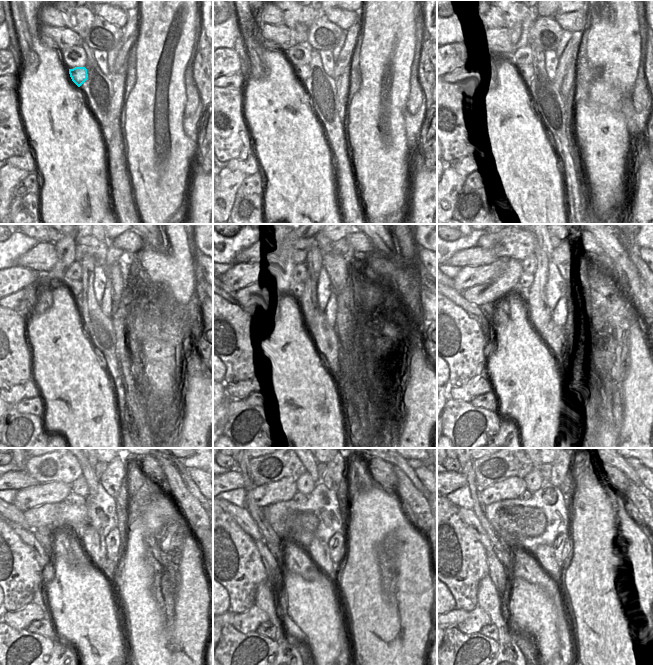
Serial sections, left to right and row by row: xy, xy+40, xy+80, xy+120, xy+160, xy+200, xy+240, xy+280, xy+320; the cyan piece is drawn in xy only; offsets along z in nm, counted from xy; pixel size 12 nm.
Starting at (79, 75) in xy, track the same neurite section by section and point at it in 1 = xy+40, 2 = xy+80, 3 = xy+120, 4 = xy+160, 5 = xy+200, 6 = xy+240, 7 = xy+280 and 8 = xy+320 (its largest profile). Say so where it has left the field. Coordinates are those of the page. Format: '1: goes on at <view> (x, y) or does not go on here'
1: goes on at xy+40 (303, 72)
2: goes on at xy+80 (527, 71)
3: goes on at xy+120 (74, 288)
4: goes on at xy+160 (297, 287)
5: goes on at xy+200 (525, 282)
6: goes on at xy+240 (73, 498)
7: goes on at xy+280 (298, 497)
8: goes on at xy+320 (526, 495)

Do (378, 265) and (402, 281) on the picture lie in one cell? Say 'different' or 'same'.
same

